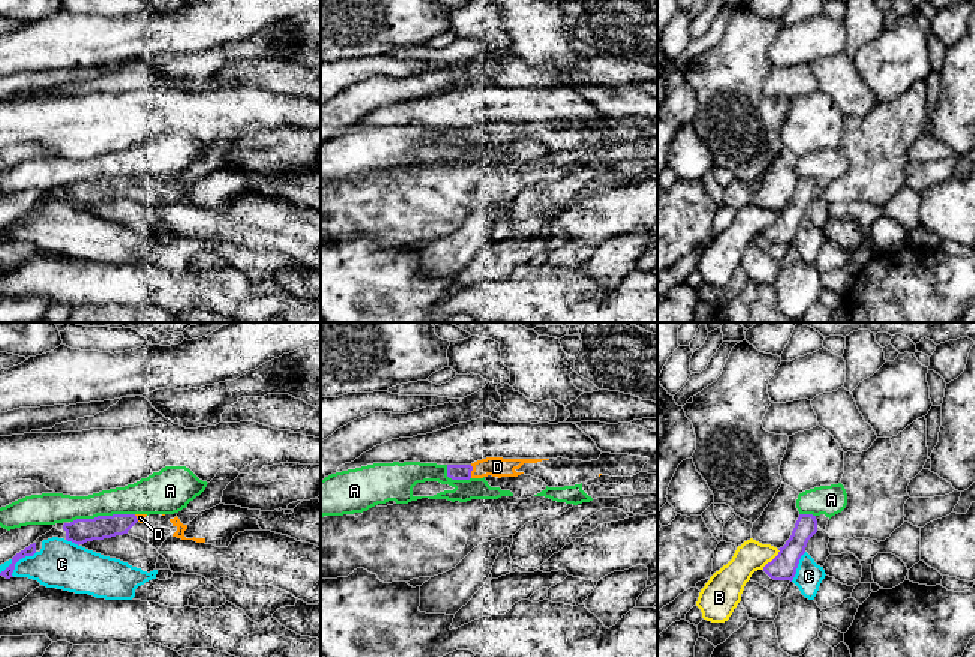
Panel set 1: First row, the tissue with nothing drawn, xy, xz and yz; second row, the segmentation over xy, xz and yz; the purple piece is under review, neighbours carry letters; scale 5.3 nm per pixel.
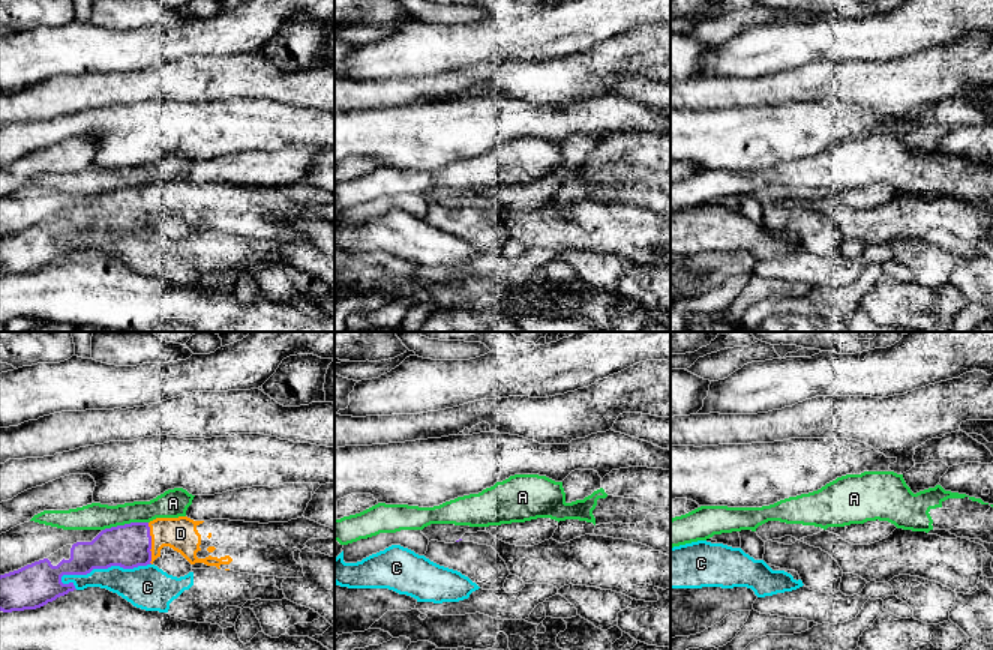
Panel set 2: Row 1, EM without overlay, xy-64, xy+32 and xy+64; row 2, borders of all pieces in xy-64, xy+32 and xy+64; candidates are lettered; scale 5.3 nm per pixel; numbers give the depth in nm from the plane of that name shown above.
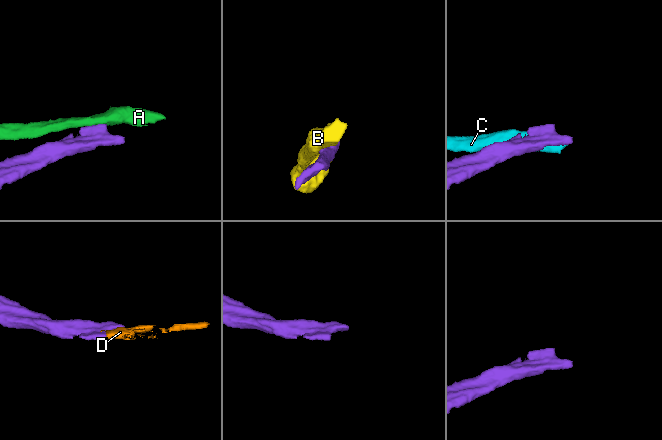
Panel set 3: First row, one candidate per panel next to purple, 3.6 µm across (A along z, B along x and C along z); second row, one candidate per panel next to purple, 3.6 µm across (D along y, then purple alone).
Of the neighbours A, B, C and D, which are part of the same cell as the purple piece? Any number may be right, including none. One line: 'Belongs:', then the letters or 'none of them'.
Belongs: D

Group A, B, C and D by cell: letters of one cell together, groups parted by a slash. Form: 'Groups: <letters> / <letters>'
Groups: A / B / C / D

